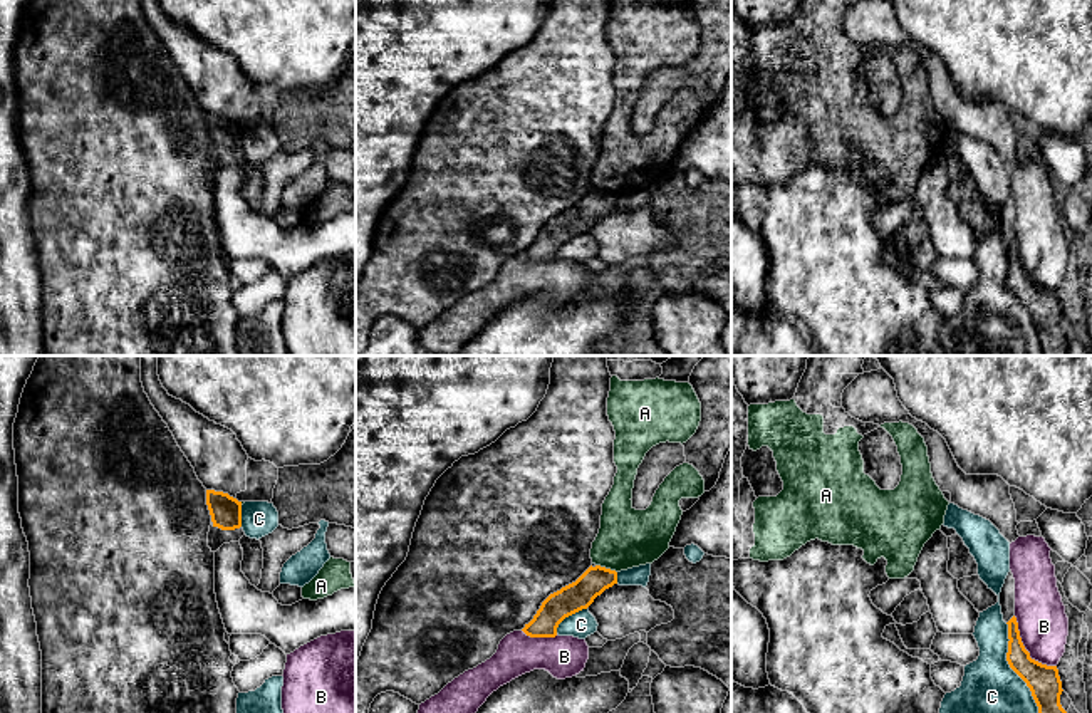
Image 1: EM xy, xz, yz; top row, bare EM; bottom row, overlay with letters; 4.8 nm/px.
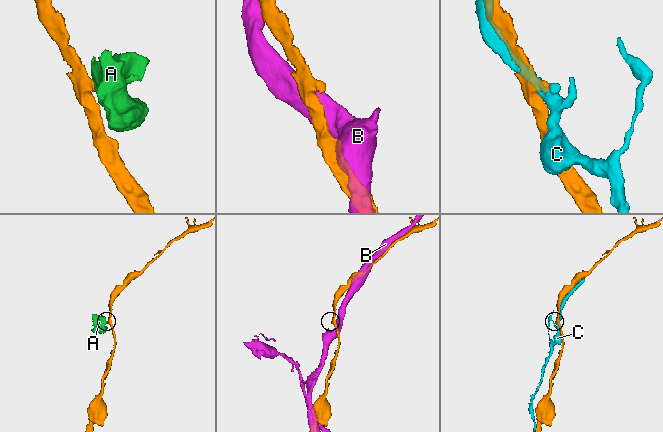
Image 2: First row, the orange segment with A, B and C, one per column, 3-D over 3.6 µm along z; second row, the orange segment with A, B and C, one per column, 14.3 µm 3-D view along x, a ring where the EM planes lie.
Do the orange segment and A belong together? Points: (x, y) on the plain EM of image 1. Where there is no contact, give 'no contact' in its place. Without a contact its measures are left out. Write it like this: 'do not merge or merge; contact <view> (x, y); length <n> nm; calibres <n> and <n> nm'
do not merge; contact xz (606, 193); length 110 nm; calibres 140 and 280 nm

